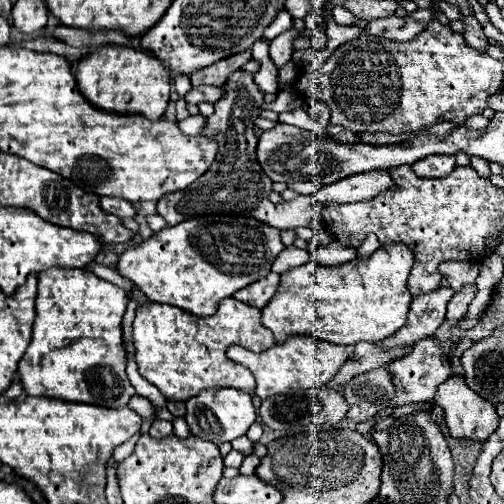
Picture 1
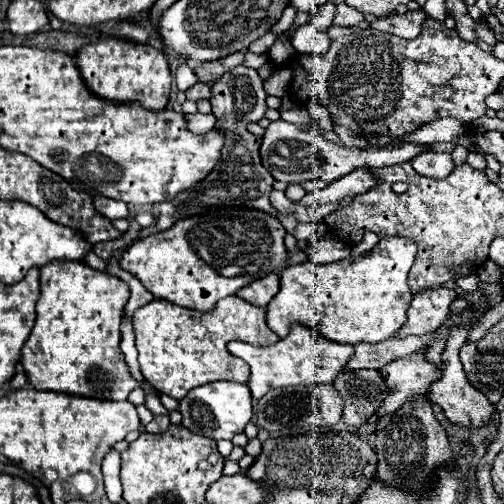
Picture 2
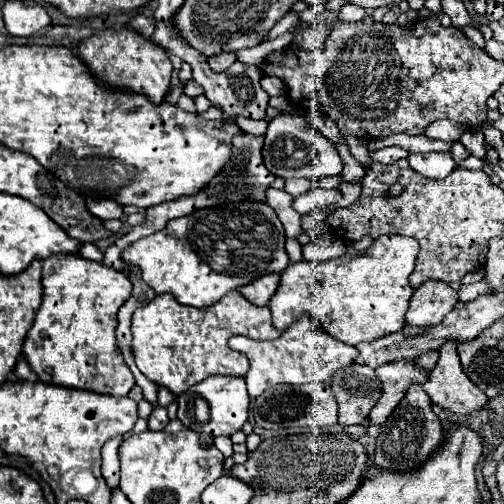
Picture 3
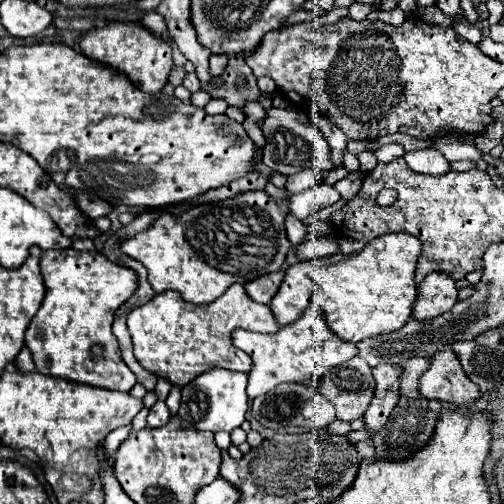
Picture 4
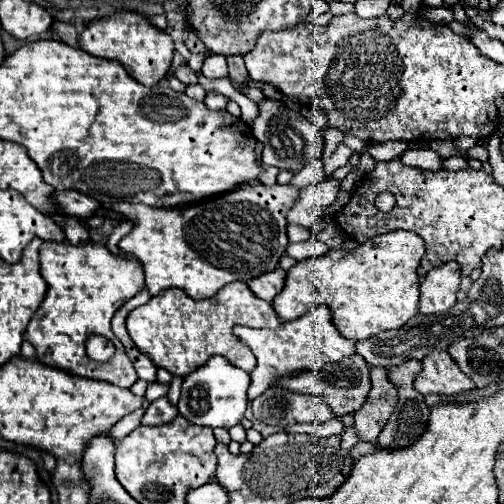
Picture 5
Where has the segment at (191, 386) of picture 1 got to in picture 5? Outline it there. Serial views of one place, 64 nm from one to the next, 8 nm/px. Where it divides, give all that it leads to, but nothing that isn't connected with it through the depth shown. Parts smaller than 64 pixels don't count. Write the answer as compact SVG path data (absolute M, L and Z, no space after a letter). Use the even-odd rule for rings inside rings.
M246 282L226 284L216 296L206 300L194 300L180 288L166 288L152 296L144 306L134 308L126 318L126 328L134 344L146 352L156 366L178 376L186 376L204 364L212 354L222 354L238 368L252 372L256 368L256 358L252 350L246 344L240 344L240 340L234 336L234 324L276 328L280 318L270 302L252 294Z

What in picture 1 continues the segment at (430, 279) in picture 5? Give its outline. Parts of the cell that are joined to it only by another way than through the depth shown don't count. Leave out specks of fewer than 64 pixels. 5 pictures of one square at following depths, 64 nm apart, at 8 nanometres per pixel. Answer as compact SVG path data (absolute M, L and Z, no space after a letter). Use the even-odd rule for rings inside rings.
M442 286L412 298L406 324L394 336L382 340L380 344L388 344L388 348L394 348L396 344L414 344L420 338L432 336L444 322L446 306L452 296L454 290L450 286Z

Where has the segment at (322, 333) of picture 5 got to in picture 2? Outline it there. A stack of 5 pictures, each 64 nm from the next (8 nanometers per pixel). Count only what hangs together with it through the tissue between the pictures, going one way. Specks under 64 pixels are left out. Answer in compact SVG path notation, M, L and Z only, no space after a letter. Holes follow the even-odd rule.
M294 324L290 334L276 344L270 346L252 346L240 340L232 340L228 344L228 350L246 360L250 366L250 380L248 388L252 392L252 398L262 398L270 388L286 388L286 386L298 386L298 384L328 384L332 382L338 372L348 364L348 360L354 356L354 346L338 344L332 340L324 340L320 334L316 334L312 328Z

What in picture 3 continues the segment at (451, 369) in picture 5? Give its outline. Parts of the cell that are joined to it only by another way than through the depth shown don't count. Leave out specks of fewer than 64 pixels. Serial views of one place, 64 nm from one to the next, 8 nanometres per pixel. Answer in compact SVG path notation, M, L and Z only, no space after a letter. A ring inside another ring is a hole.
M448 342L440 348L438 362L434 370L428 372L428 380L422 388L434 404L462 416L484 408L488 400L486 394L464 374L456 354L456 342Z

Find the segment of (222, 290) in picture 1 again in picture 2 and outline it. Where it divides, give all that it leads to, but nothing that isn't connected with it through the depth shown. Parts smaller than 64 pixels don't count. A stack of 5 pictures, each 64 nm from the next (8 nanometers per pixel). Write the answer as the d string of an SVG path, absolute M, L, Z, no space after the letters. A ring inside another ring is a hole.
M228 208L220 216L200 214L178 220L172 228L134 242L122 254L120 266L136 274L156 298L208 312L220 298L236 294L270 272L280 272L288 262L284 236L284 226L272 214L254 208Z

